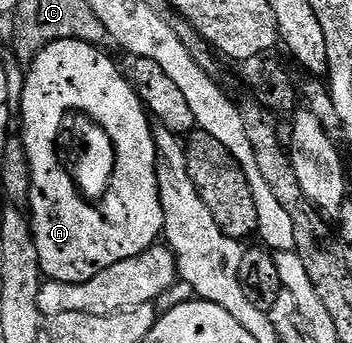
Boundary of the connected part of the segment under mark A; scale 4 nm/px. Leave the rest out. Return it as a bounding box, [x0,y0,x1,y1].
[20,40,165,282]

